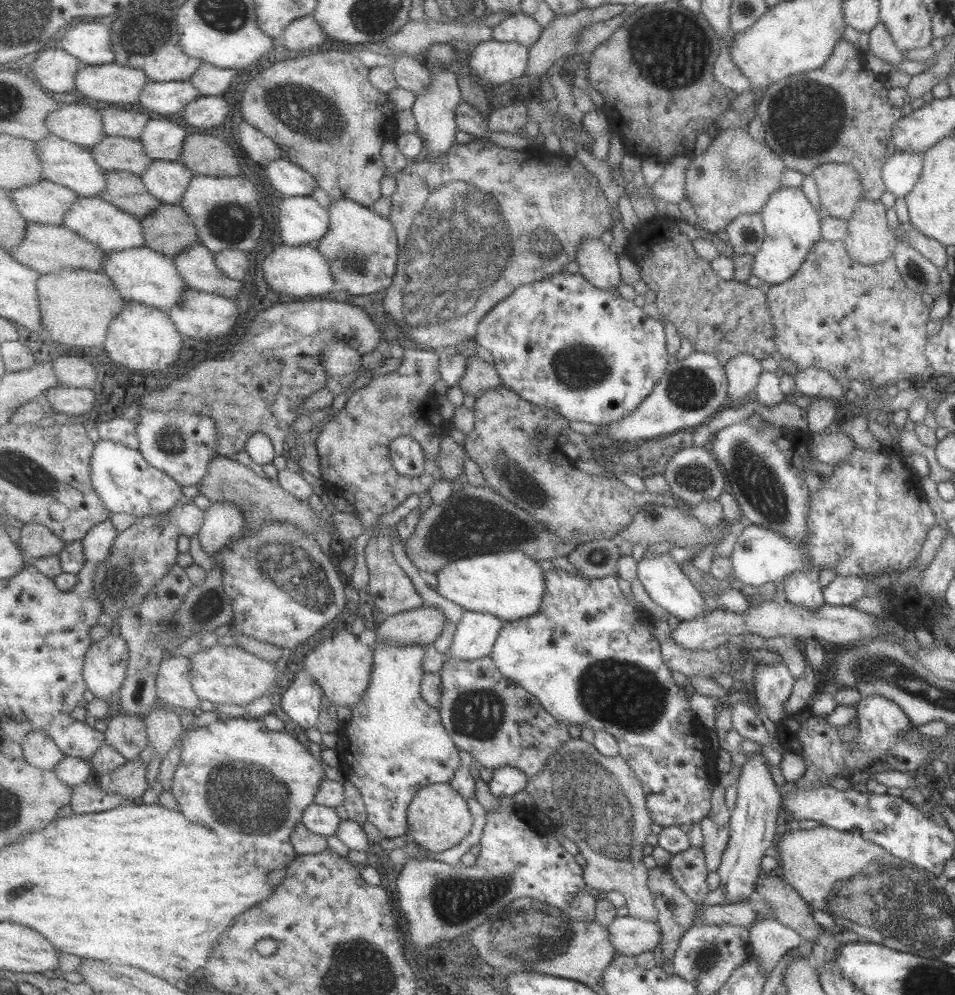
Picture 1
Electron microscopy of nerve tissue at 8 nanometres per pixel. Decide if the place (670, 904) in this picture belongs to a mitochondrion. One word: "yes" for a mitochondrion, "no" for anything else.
no

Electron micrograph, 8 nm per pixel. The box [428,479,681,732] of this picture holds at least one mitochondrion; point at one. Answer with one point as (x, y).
(482, 527)

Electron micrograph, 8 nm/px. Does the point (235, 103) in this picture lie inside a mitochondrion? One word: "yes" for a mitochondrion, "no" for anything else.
no

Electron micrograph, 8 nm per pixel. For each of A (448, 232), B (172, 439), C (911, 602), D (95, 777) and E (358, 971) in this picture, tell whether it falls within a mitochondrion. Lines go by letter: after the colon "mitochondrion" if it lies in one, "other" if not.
A: mitochondrion
B: mitochondrion
C: other
D: other
E: mitochondrion

